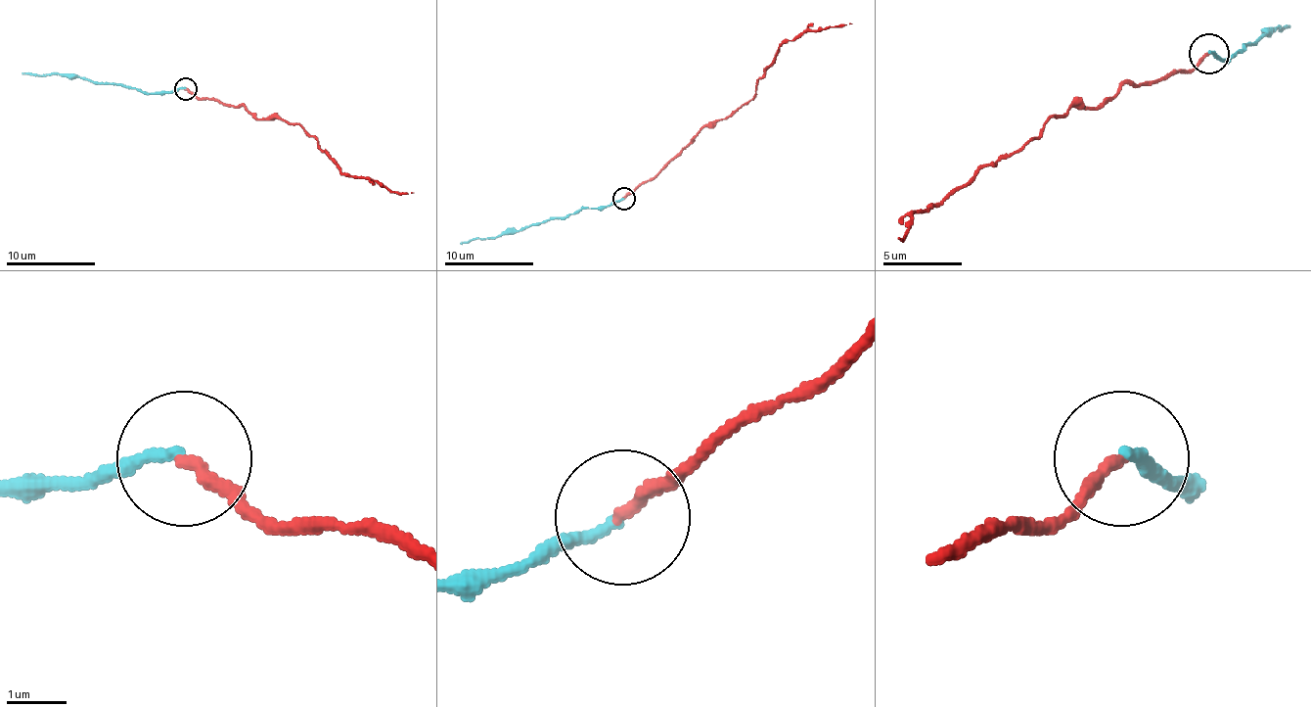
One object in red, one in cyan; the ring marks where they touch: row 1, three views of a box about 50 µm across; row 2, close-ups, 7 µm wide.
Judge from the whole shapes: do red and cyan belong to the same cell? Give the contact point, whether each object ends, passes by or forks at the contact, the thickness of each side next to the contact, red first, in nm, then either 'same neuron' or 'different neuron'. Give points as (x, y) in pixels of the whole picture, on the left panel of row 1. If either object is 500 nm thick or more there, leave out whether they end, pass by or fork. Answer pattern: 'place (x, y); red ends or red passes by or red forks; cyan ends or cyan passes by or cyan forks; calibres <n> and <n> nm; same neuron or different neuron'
place (185, 88); red ends; cyan ends; calibres 220 and 180 nm; same neuron

